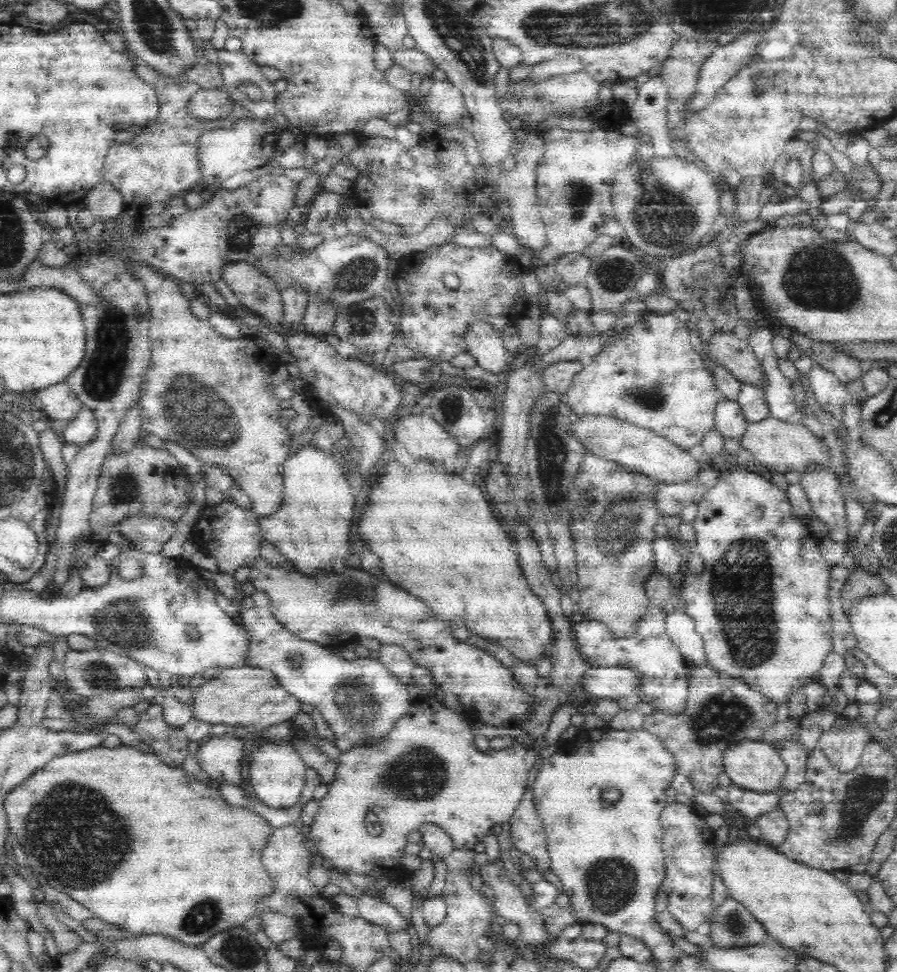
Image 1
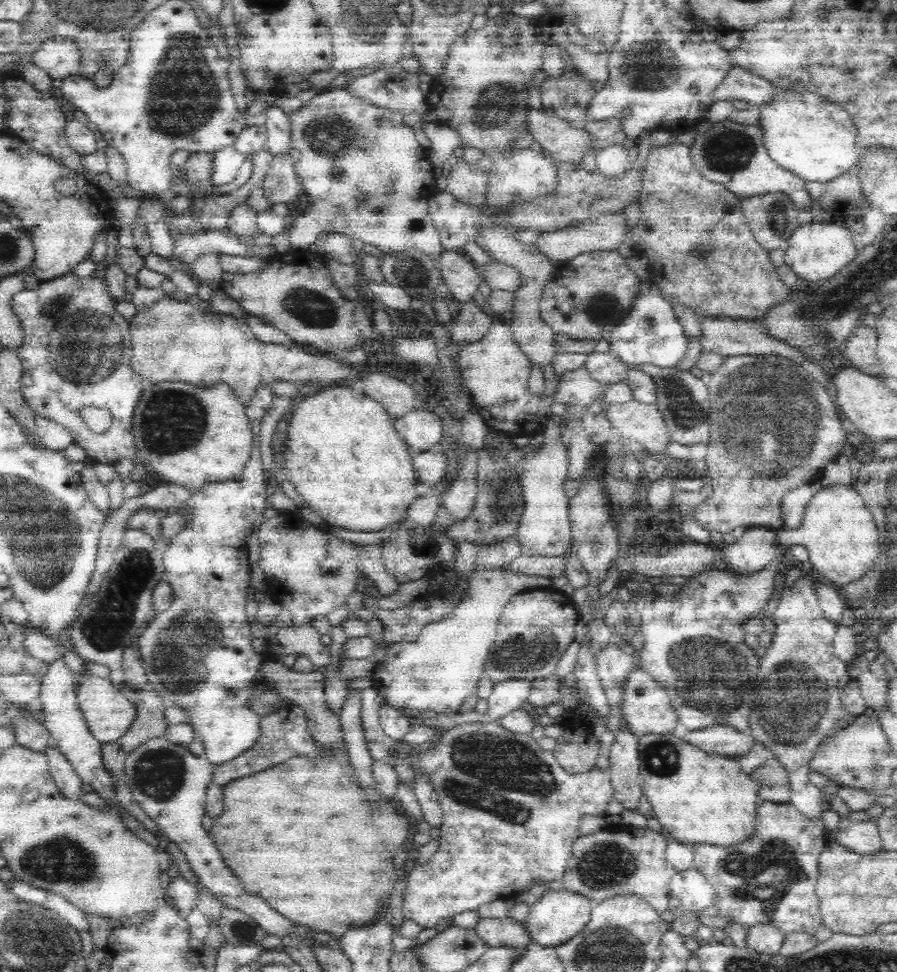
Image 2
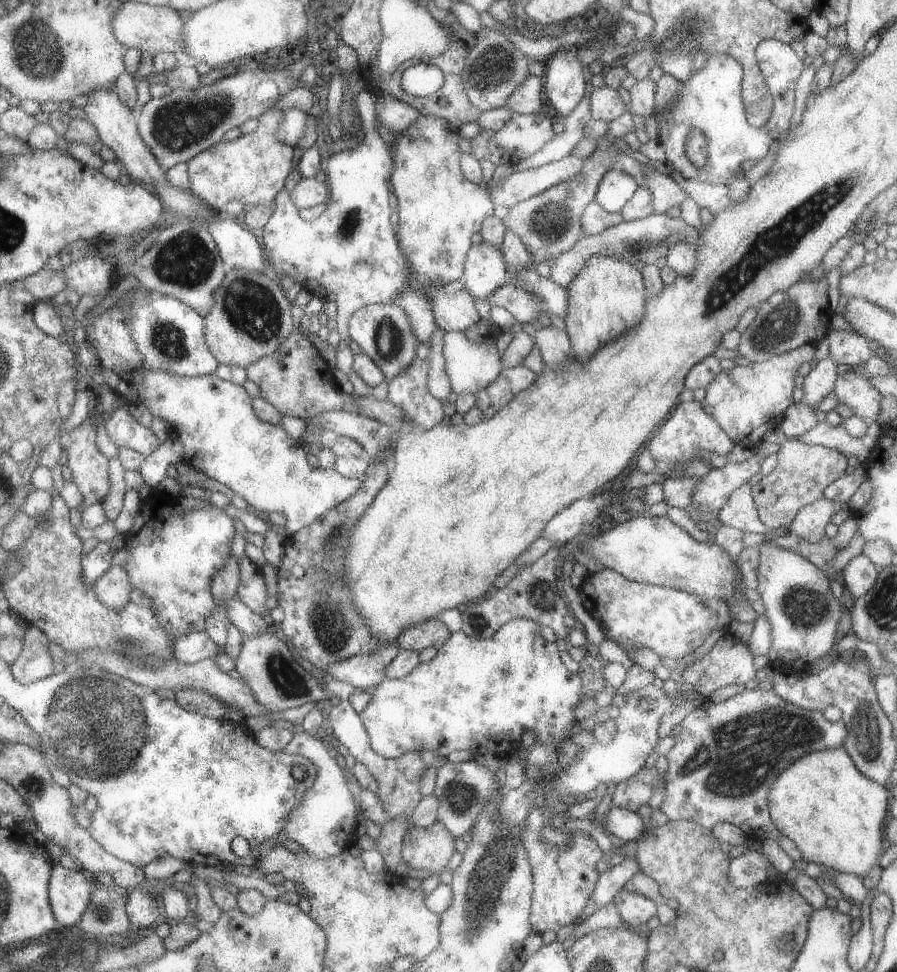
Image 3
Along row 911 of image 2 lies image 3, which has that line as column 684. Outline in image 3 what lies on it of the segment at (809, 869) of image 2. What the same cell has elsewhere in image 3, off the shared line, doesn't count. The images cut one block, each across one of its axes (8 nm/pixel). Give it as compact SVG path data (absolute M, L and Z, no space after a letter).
M760 688L711 697L700 707L692 709L681 722L679 733L674 735L674 742L665 758L667 770L663 800L657 808L669 821L690 820L701 828L709 830L717 822L728 822L741 829L747 839L773 840L779 842L779 833L769 816L767 794L771 780L777 778L781 770L785 770L793 760L817 752L823 748L837 748L842 744L847 730L841 719L827 722L821 709L808 710L793 706L781 700L773 691Z

